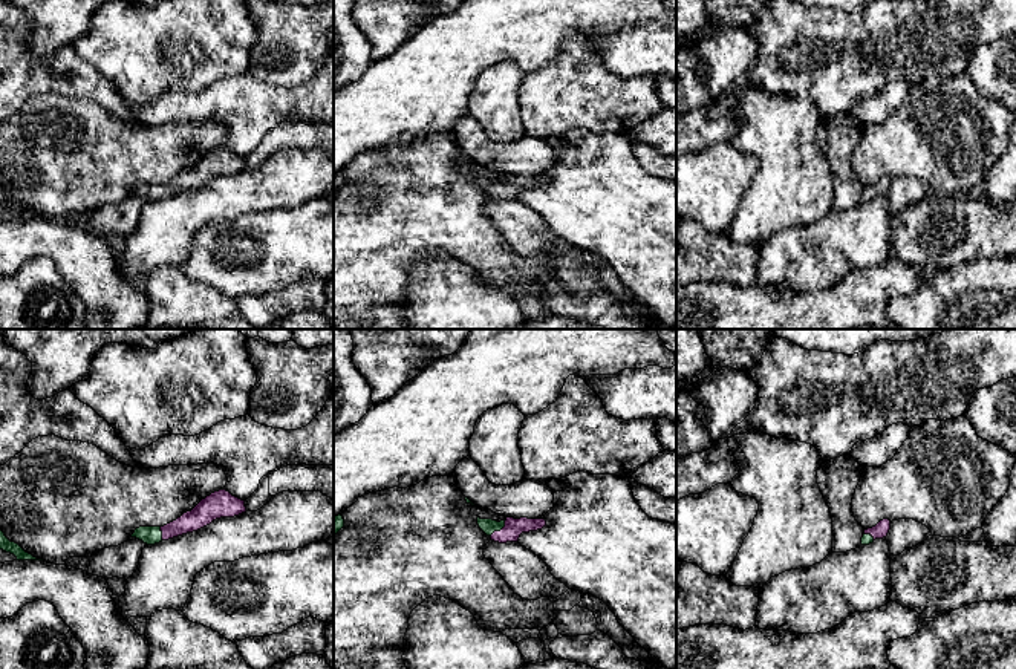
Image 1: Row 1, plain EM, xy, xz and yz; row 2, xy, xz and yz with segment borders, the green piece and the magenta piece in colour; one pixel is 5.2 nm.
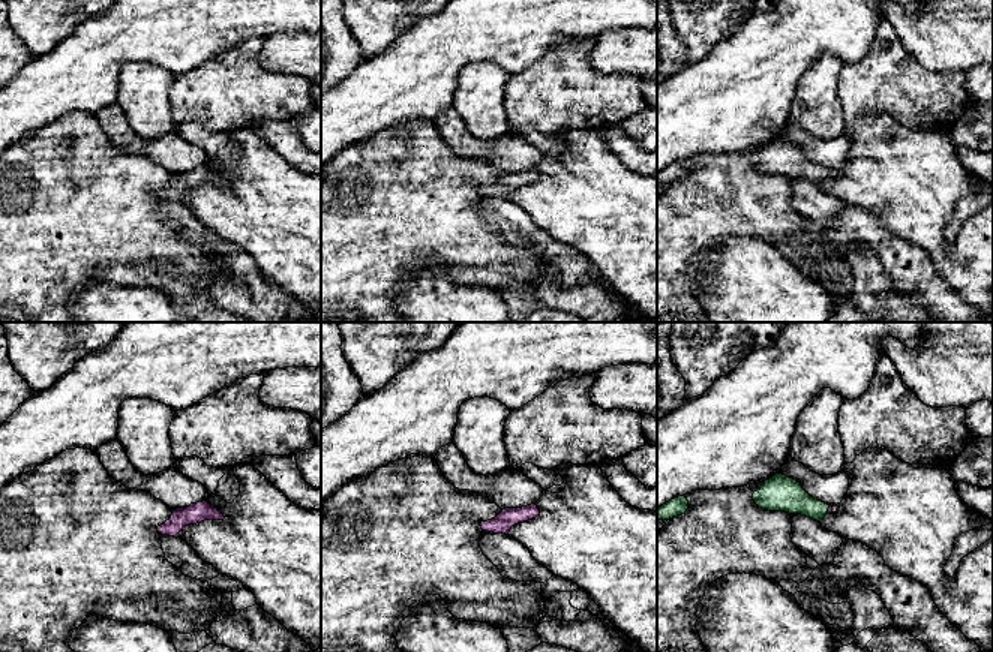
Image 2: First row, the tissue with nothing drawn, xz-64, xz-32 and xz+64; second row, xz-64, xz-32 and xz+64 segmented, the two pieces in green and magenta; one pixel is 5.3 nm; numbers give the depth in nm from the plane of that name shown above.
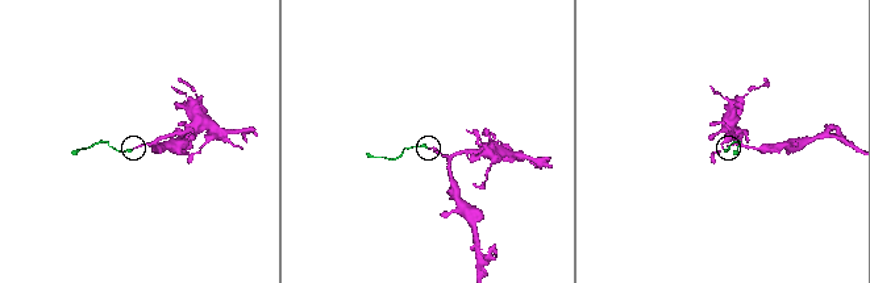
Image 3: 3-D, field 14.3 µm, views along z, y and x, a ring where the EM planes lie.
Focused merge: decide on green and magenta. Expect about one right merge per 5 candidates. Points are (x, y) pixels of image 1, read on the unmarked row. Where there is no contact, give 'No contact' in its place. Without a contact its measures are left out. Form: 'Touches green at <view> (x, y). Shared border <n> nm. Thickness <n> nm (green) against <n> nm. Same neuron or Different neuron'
Touches green at xz (499, 187). Shared border 120 nm. Thickness 80 nm (green) against 100 nm. Same neuron

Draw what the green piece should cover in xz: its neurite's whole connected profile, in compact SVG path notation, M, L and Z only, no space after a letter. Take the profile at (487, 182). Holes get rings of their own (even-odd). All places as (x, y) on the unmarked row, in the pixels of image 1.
M477 175L479 185L499 201L517 199L522 190L537 188L546 184L545 176L528 175L506 175L505 178L480 176Z

